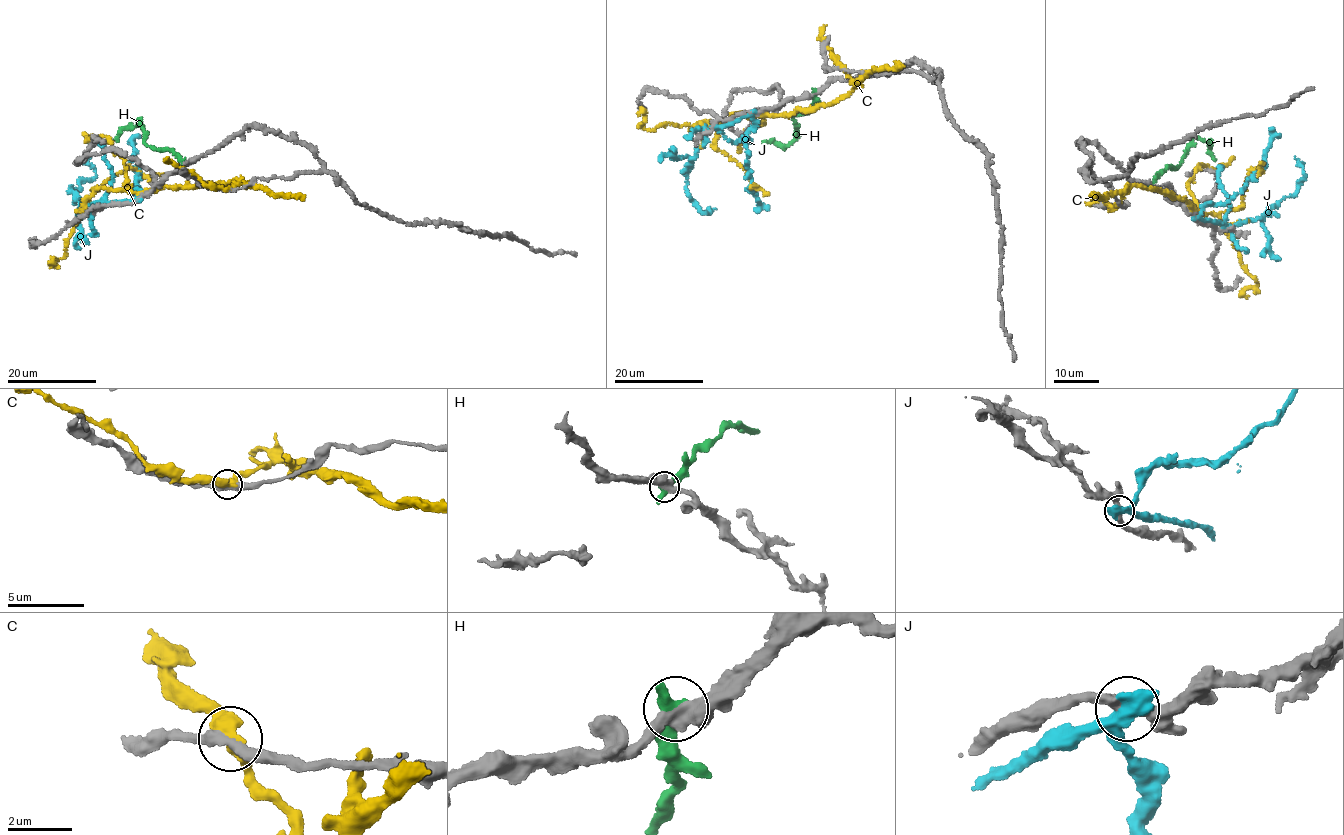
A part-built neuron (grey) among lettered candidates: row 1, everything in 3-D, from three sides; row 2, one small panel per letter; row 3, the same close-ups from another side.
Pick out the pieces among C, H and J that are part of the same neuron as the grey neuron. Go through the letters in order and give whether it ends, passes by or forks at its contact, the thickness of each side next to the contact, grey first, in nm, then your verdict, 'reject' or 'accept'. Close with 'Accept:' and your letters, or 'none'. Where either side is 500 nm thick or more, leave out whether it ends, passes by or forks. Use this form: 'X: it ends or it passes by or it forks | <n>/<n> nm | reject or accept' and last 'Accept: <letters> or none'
C: it passes by | 280/440 nm | reject
H: it ends | 440/480 nm | reject
J: 340/650 nm | reject
Accept: none

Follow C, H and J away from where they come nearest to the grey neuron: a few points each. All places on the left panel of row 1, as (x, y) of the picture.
C: (226, 189), (239, 181), (166, 186), (135, 193), (95, 189), (85, 200), (63, 256), (53, 258), (49, 267)
H: (181, 165), (171, 150), (155, 150), (145, 144), (144, 131), (138, 118), (135, 126), (120, 130), (115, 141)
J: (139, 199), (84, 203), (70, 190), (80, 187), (79, 180), (94, 178), (95, 170), (88, 160), (91, 156)

